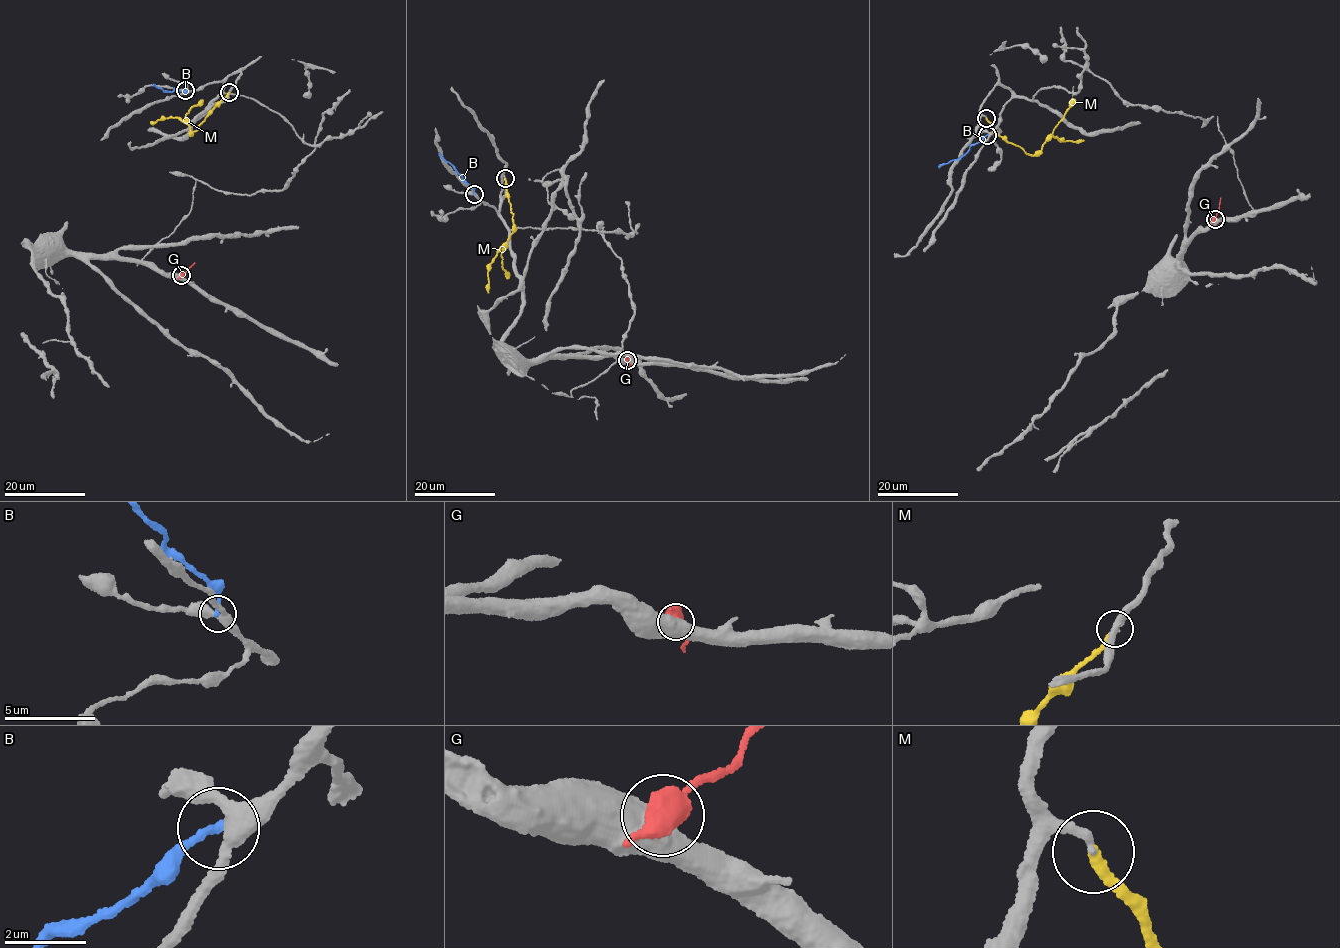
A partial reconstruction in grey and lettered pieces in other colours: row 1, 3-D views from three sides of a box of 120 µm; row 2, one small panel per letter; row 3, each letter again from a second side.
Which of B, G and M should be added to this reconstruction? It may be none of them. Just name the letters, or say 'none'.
M

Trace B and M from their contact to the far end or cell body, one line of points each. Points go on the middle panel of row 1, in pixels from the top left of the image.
B: (474, 194), (473, 188), (439, 153)
M: (505, 178), (512, 232), (488, 272), (488, 293)

